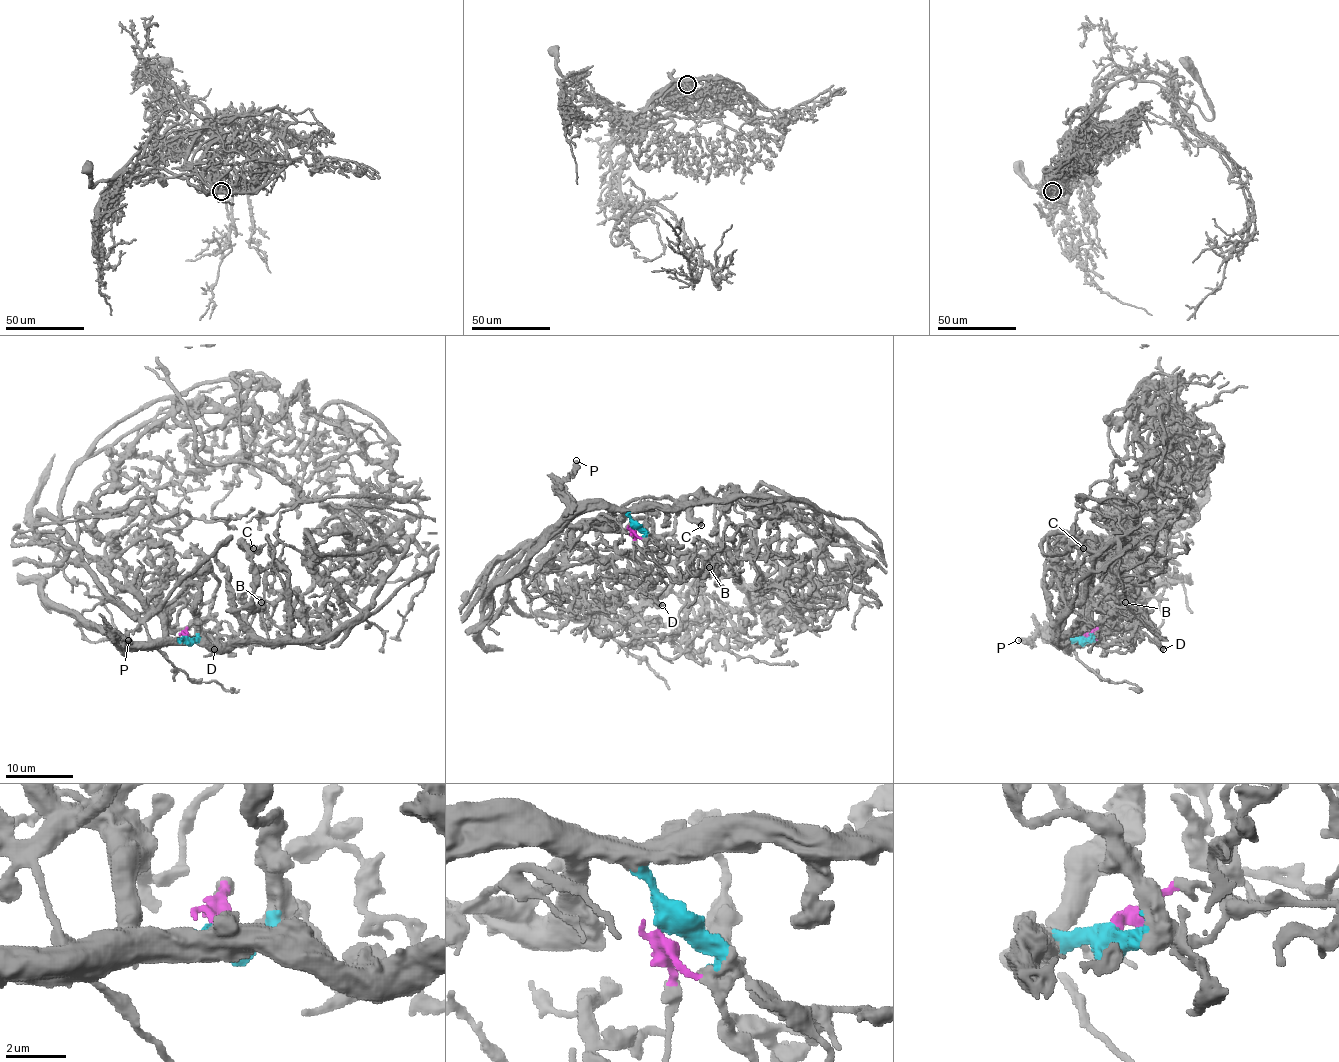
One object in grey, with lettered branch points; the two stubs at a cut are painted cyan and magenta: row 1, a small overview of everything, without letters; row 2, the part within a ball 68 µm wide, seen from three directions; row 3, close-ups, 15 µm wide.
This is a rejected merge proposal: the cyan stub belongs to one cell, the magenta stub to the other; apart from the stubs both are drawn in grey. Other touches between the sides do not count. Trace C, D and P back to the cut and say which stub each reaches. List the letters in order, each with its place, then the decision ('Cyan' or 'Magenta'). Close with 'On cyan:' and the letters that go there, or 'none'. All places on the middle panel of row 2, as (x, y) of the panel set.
C: Place: (701, 525). Cyan
D: Place: (662, 605). Magenta
P: Place: (576, 460). Cyan
On cyan: C, P

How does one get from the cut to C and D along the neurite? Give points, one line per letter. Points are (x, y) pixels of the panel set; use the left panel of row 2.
C: (186, 636), (235, 646), (247, 634), (239, 612), (254, 578), (244, 545), (254, 548)
D: (186, 636), (198, 639), (205, 632), (213, 632), (217, 626), (208, 636), (208, 646), (215, 649)

